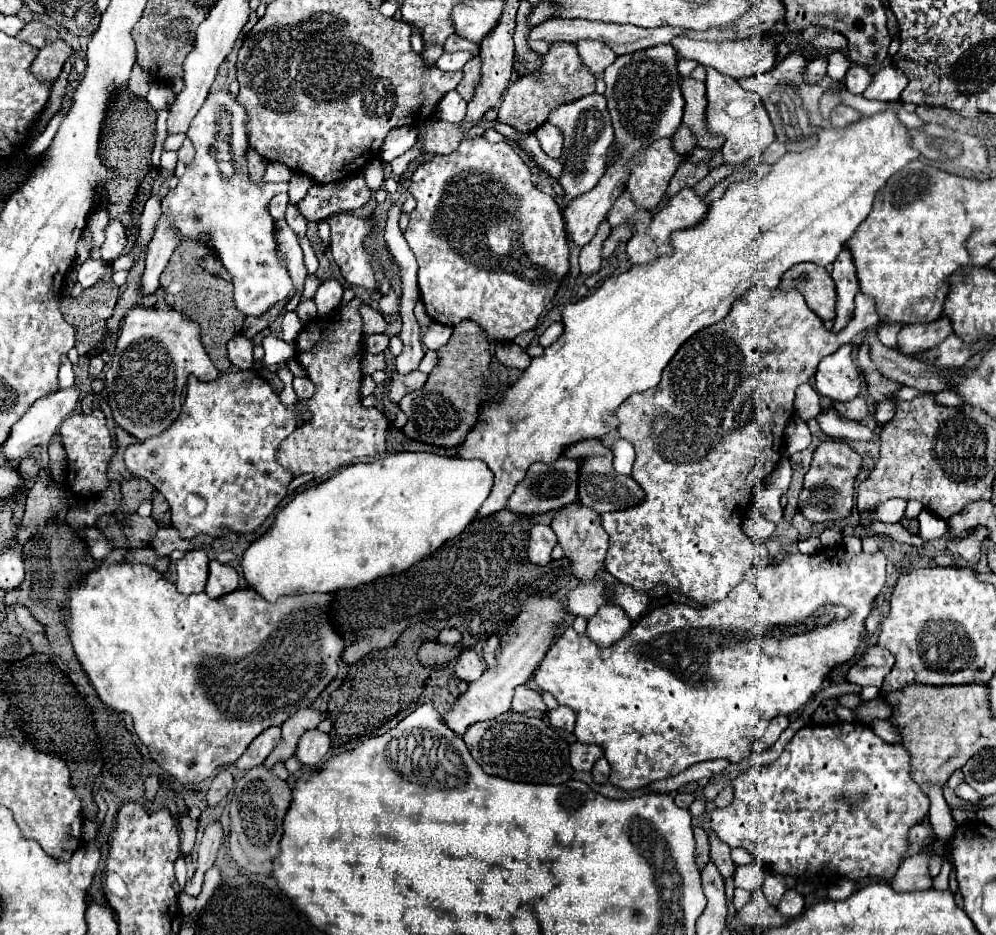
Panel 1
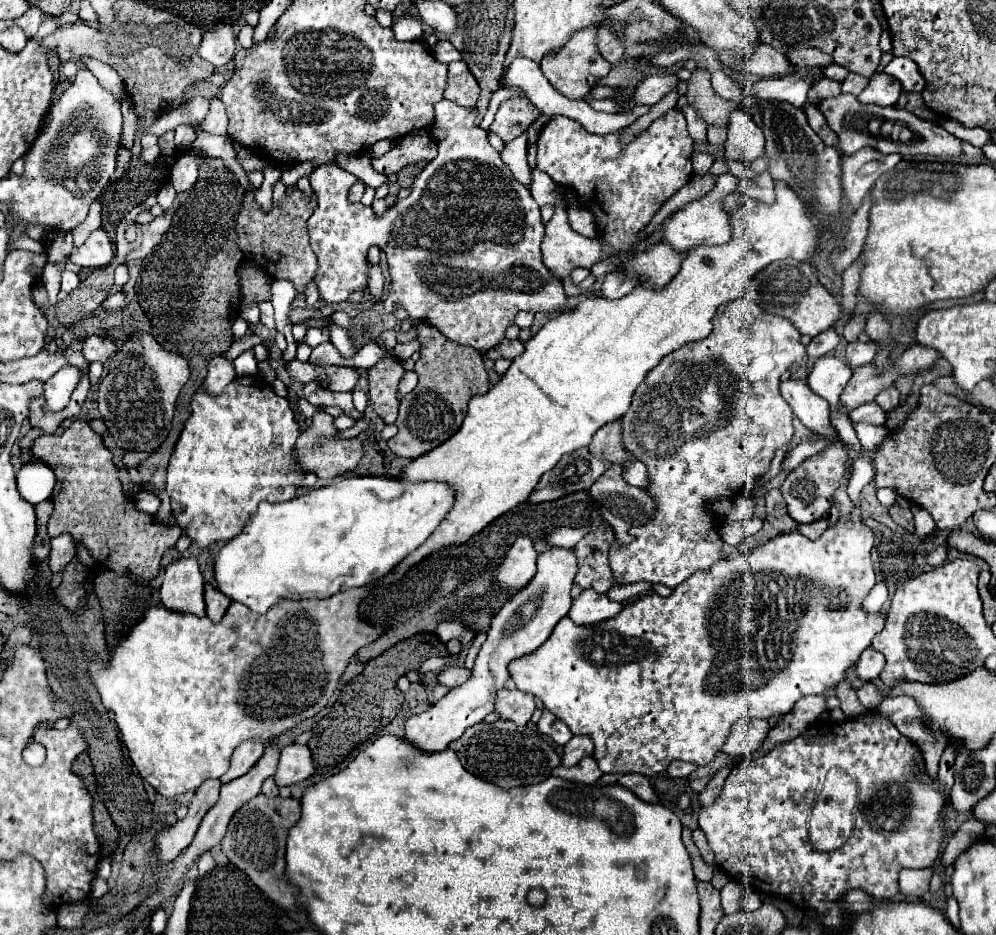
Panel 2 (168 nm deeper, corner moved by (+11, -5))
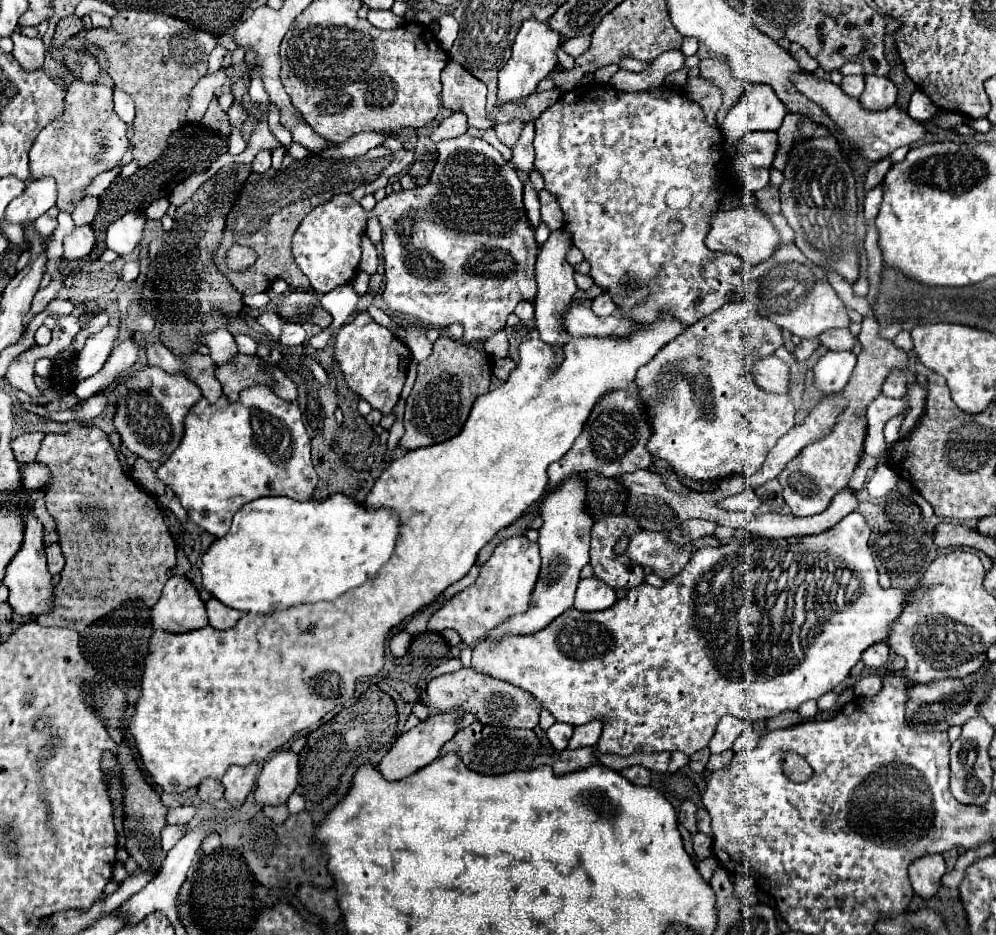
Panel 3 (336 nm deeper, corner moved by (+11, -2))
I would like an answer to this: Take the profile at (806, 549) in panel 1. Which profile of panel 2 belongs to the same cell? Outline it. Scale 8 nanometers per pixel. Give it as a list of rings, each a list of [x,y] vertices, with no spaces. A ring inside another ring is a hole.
[[[820,519],[820,521],[814,521],[812,525],[800,525],[800,533],[804,535],[804,537],[808,537],[808,539],[818,539],[822,533],[824,533],[824,529],[828,527],[828,521],[826,519]]]

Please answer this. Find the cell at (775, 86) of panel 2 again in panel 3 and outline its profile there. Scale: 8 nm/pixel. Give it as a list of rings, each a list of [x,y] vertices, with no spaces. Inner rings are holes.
[[[752,84],[746,94],[728,112],[720,130],[728,144],[744,138],[744,134],[758,130],[778,130],[788,108],[770,86]]]

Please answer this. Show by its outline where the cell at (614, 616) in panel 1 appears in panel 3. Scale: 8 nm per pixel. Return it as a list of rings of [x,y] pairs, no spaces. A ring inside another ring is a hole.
[[[582,578],[576,590],[574,608],[582,612],[594,612],[594,610],[606,610],[616,602],[614,590],[602,582],[600,578]]]

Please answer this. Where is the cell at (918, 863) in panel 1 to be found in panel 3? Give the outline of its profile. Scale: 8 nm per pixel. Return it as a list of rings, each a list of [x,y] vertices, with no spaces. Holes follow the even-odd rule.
[[[930,854],[910,864],[910,882],[918,896],[930,898],[940,890],[940,880],[946,874],[942,854]]]

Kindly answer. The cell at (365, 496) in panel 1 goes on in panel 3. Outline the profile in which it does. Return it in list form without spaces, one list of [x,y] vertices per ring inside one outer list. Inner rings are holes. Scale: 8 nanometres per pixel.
[[[334,494],[324,500],[298,502],[286,496],[262,496],[244,504],[232,520],[232,528],[224,538],[212,542],[202,556],[202,586],[222,604],[240,612],[268,614],[270,610],[286,610],[298,604],[334,600],[364,584],[384,566],[396,546],[398,520],[388,508],[368,510],[350,496]]]

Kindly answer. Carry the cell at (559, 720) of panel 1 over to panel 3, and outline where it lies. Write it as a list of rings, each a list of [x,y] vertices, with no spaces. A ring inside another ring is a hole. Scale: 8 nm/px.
[[[556,722],[546,730],[546,736],[556,750],[564,750],[564,748],[568,748],[568,740],[572,736],[572,726]]]

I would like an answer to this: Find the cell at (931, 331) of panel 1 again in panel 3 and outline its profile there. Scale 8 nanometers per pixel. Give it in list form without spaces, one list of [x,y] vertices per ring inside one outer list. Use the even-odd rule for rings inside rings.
[[[842,328],[842,330],[826,330],[822,336],[818,336],[818,340],[828,350],[852,350],[856,338],[850,334],[848,328],[846,330]]]

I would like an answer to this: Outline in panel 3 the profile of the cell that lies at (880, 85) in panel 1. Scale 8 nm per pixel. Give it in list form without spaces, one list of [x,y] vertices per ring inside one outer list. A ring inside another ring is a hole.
[[[866,76],[866,88],[858,98],[860,106],[866,110],[884,110],[896,102],[896,86],[888,78]]]

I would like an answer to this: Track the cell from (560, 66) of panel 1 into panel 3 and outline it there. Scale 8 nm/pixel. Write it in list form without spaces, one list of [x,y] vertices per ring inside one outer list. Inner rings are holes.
[[[512,120],[512,122],[506,122],[506,124],[498,124],[494,132],[496,132],[496,136],[498,136],[498,140],[500,140],[502,144],[506,144],[508,148],[512,148],[512,146],[516,144],[520,132],[522,132],[522,126],[524,126],[522,122]]]

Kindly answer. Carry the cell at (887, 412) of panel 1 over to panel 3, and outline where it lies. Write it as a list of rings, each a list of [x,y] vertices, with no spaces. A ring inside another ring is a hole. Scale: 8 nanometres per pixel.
[[[894,370],[884,386],[882,386],[882,394],[888,396],[888,398],[902,398],[906,394],[906,374],[904,370]]]

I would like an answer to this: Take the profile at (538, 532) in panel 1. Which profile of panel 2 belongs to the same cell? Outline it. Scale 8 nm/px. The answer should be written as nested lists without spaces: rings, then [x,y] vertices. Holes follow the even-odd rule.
[[[518,537],[510,547],[510,551],[506,553],[502,565],[498,567],[496,579],[508,589],[520,591],[534,577],[536,559],[538,559],[538,551],[534,549],[532,539]]]

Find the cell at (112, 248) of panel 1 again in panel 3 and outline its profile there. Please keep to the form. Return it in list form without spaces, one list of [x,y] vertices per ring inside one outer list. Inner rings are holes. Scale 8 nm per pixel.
[[[76,226],[70,236],[64,238],[64,258],[84,258],[94,248],[94,232],[90,226]]]

